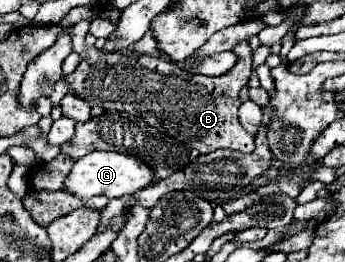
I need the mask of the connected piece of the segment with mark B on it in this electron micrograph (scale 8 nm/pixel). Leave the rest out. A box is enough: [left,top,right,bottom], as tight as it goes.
[65,20,253,154]

